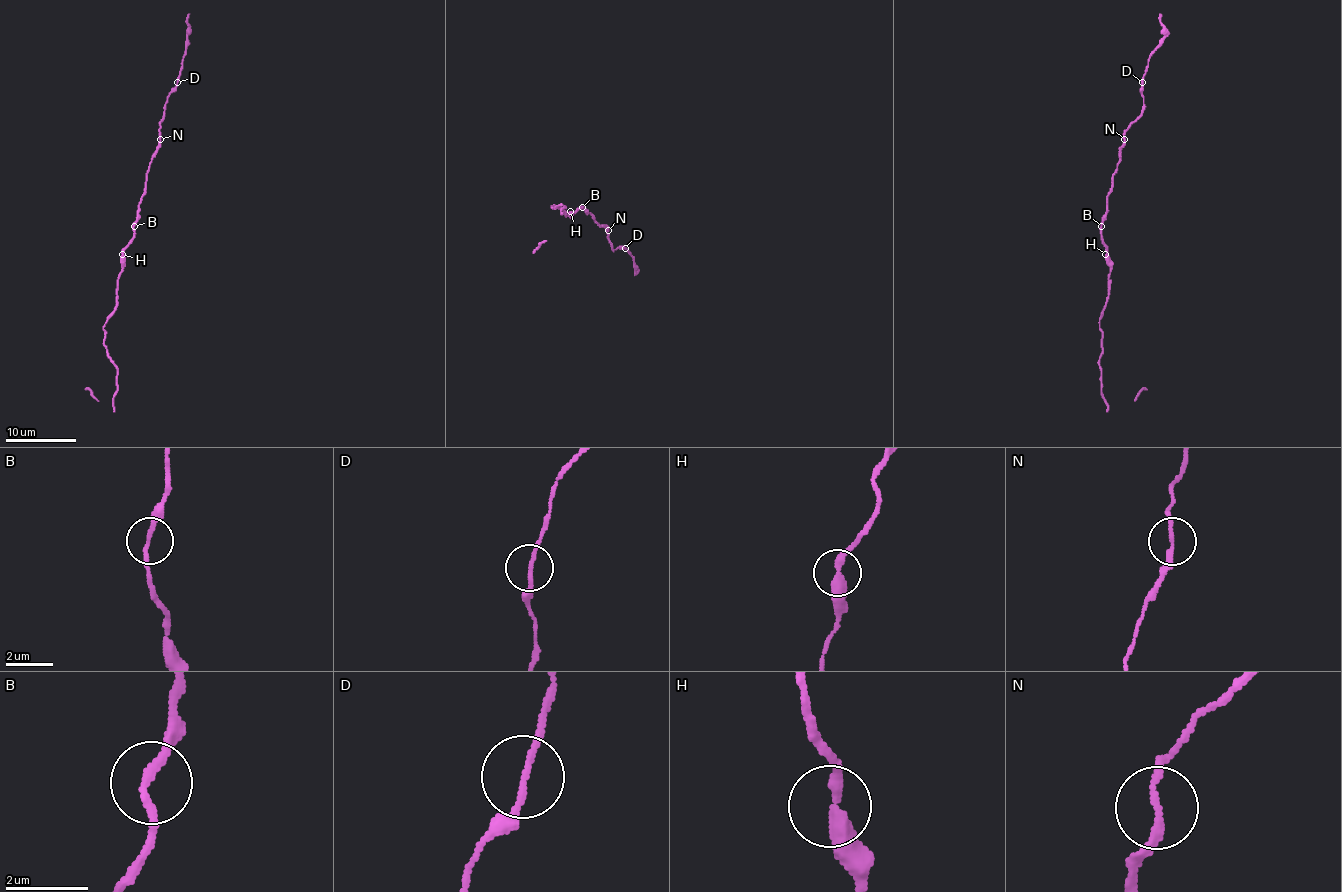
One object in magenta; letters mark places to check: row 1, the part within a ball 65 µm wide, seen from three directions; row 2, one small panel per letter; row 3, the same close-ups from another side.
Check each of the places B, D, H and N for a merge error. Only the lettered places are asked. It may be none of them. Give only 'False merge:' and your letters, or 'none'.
False merge: none

